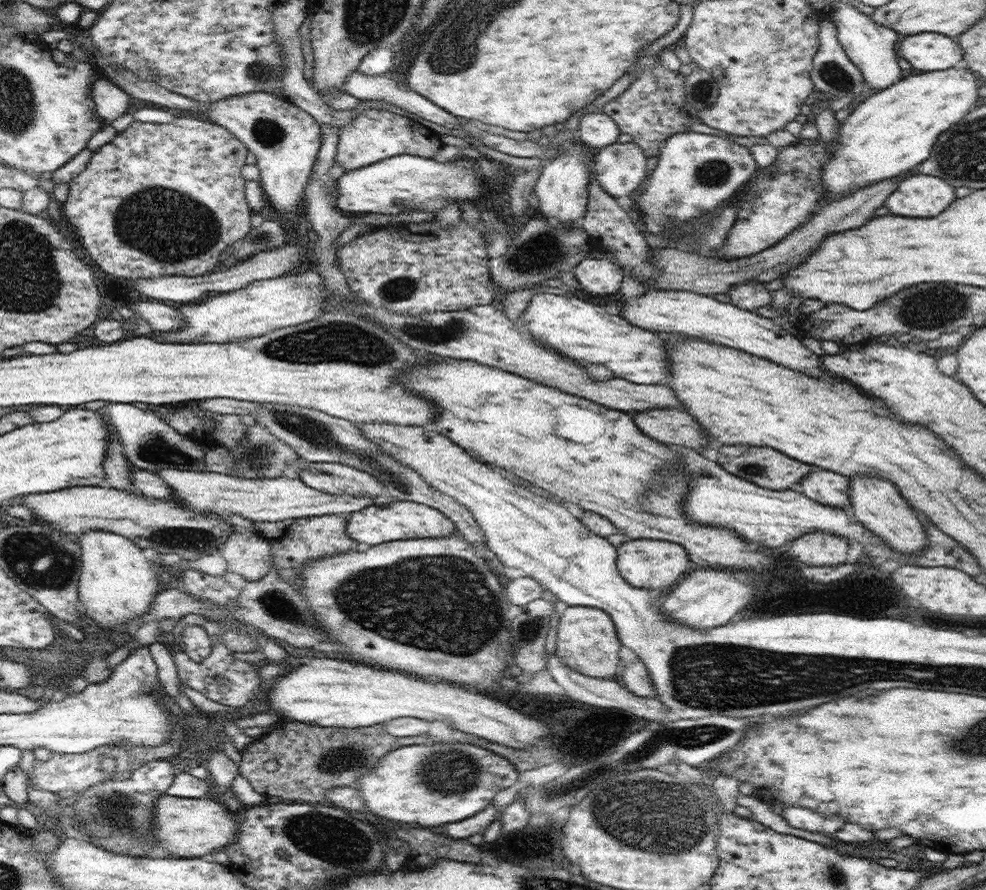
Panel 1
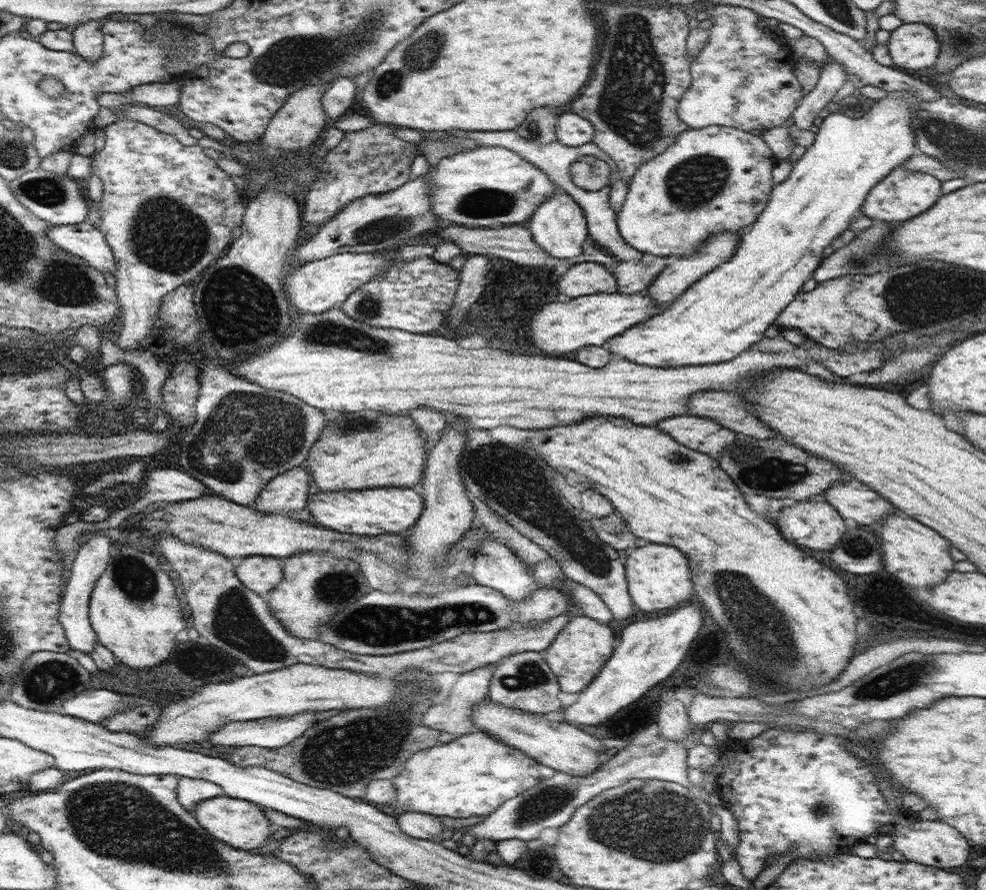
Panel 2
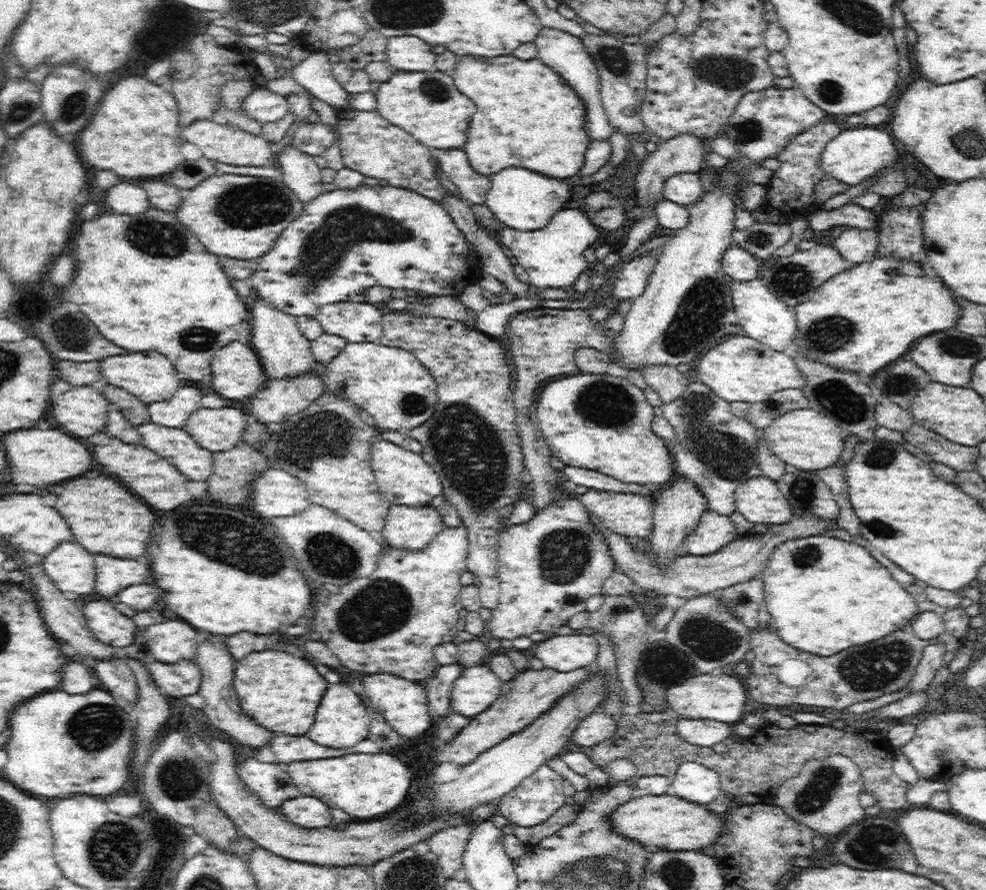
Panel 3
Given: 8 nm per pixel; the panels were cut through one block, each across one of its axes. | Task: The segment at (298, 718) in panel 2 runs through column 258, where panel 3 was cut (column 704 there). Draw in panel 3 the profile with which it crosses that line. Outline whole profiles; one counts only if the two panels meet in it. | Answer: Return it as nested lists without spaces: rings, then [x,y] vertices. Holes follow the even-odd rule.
[[[678,716],[676,723],[679,736],[696,746],[712,747],[733,736],[733,724],[714,719],[684,719]]]

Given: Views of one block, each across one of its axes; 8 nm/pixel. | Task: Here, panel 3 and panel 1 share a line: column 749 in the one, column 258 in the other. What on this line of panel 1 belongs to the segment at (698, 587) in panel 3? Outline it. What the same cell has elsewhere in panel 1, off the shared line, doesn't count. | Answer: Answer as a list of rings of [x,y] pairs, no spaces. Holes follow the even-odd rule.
[[[237,528],[221,547],[228,571],[244,577],[248,583],[257,582],[270,572],[273,564],[270,540],[253,530]]]

